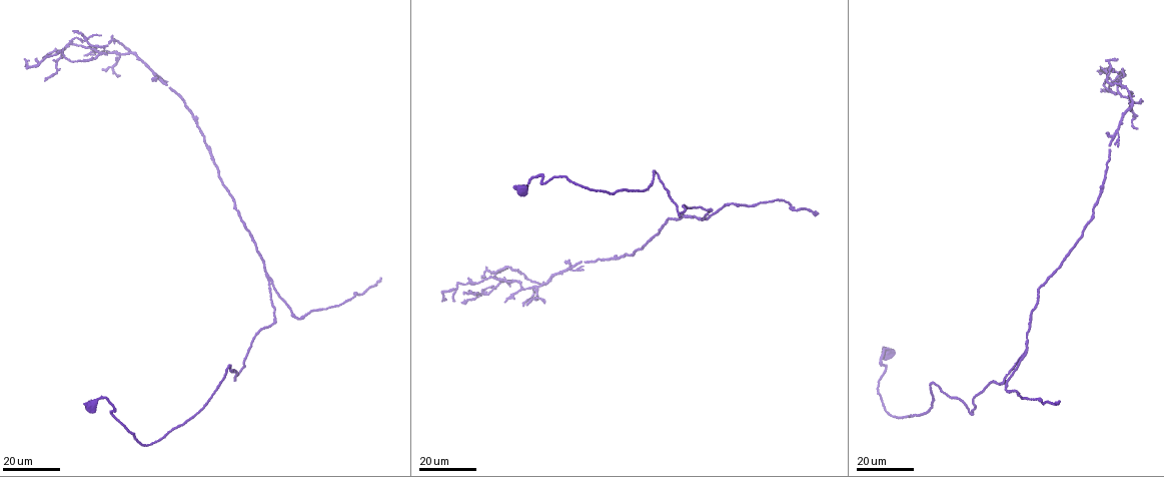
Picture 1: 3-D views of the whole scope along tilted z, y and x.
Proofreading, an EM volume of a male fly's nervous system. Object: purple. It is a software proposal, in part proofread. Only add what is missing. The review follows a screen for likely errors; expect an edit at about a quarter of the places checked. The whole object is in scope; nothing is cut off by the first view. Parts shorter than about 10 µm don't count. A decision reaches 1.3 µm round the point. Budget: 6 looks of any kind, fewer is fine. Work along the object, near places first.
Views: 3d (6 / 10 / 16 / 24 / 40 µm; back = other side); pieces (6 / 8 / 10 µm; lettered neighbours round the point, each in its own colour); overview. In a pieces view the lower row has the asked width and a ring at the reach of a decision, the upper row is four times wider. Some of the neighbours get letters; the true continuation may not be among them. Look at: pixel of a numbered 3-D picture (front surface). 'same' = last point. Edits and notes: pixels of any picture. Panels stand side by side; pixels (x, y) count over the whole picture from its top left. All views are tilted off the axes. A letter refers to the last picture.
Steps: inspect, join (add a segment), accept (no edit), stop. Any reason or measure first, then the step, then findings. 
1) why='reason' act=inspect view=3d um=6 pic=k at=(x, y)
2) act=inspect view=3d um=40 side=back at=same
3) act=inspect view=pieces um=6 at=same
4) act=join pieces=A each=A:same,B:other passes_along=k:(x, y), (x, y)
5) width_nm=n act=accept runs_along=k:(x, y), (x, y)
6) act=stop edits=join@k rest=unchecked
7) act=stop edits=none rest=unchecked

why='thin end' act=inspect view=3d um=24 pic=1 at=(505, 302)

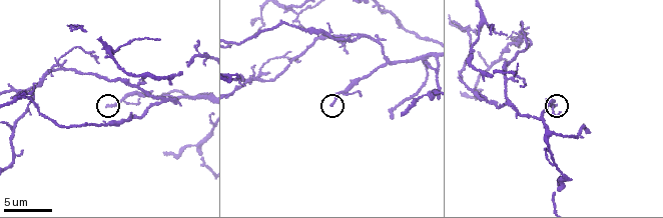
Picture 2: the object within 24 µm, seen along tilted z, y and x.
act=inspect view=pieces um=6 pic=2 at=(106, 103)

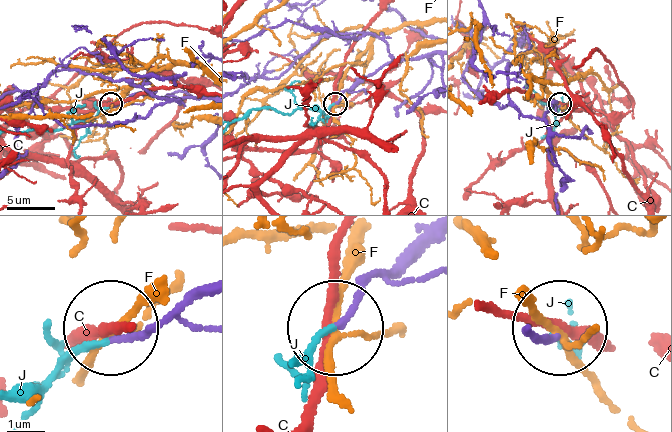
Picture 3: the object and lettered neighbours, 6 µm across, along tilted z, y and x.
act=join pieces=J each=C:other,F:other,J:same passes_along=3:(201, 295), (23, 389) found='the neuron continues'

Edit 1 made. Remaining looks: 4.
act=inspect view=overview

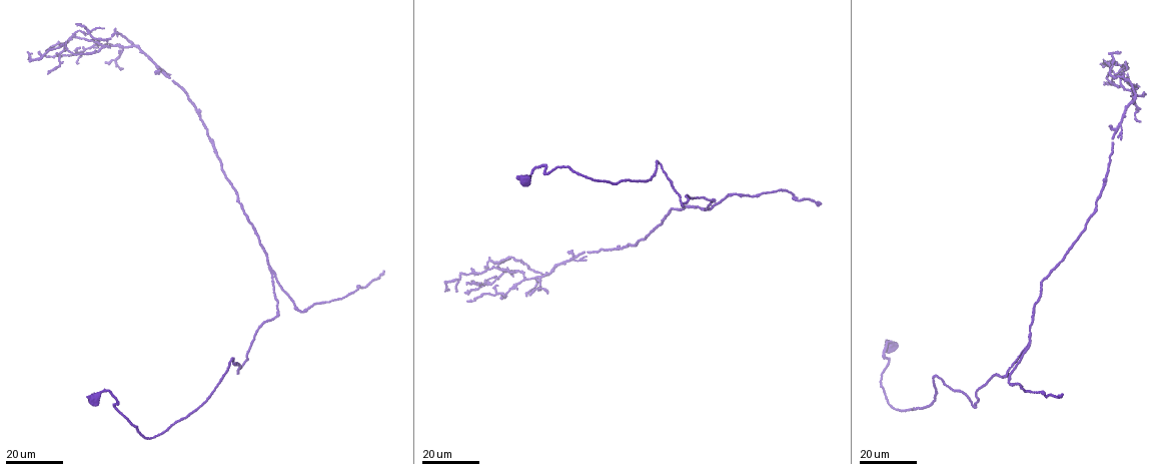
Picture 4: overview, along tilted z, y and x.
why='an open end' act=inspect view=3d um=24 pic=4 at=(514, 277)

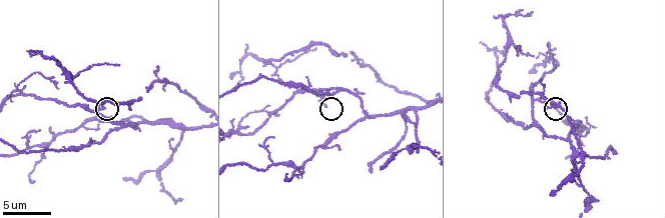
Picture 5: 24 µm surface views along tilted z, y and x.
act=inspect view=pieces um=8 pic=5 at=(324, 104)

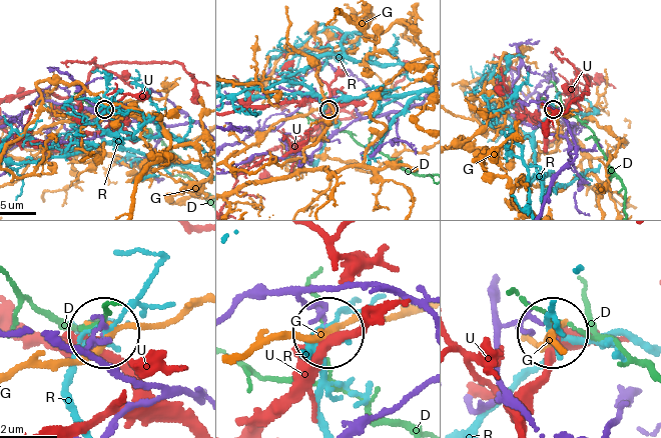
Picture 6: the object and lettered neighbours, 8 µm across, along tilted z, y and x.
width_nm=120 act=accept each=D:other,G:other,R:other,U:other runs_along=6:(421, 308), (367, 282), (310, 290), (303, 301), (328, 328) found='no lettered segment goes on from it'

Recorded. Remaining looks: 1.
act=stop edits=join@3 rest=unchecked

